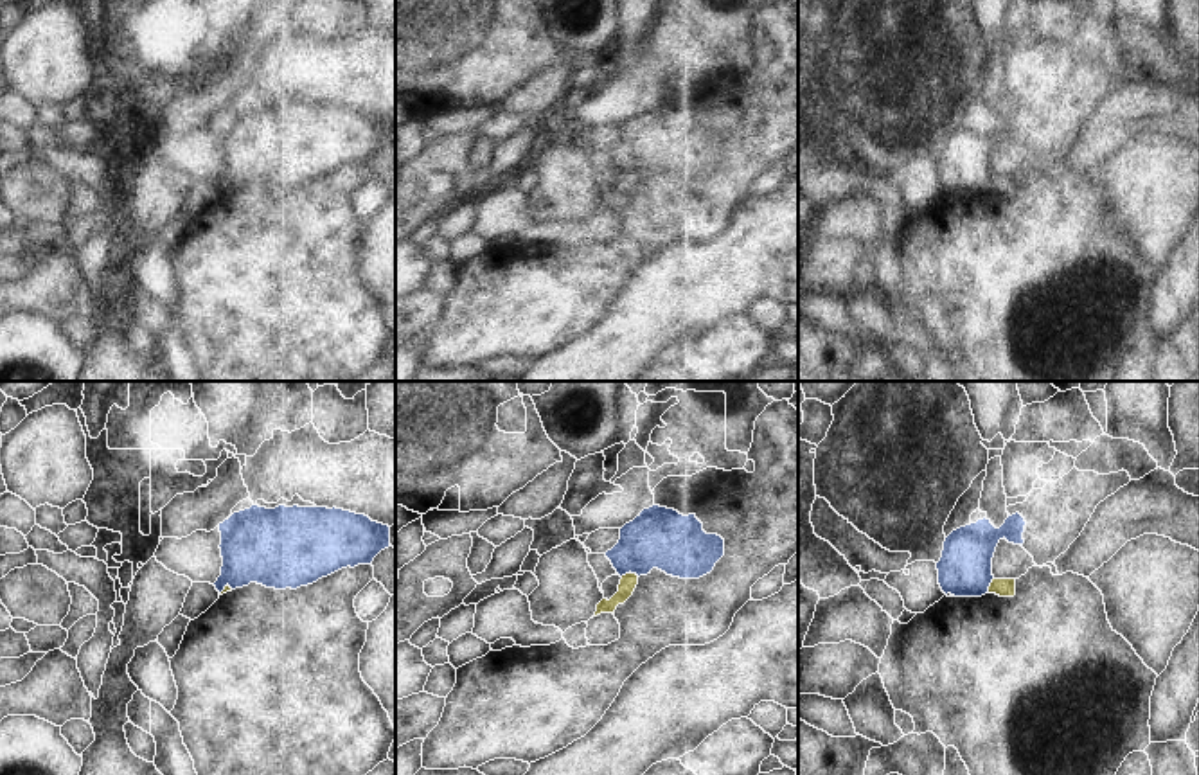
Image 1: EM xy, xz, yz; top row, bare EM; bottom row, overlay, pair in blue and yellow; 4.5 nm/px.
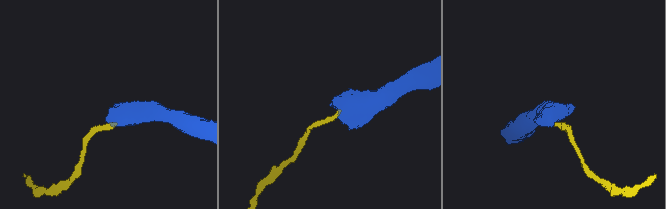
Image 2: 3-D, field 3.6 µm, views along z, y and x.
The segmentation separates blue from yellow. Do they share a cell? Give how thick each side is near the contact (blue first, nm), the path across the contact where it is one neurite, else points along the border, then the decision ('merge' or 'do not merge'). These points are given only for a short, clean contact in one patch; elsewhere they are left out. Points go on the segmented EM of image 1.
280/80 nm | along xz (621, 576), (630, 572), (639, 576) | do not merge

